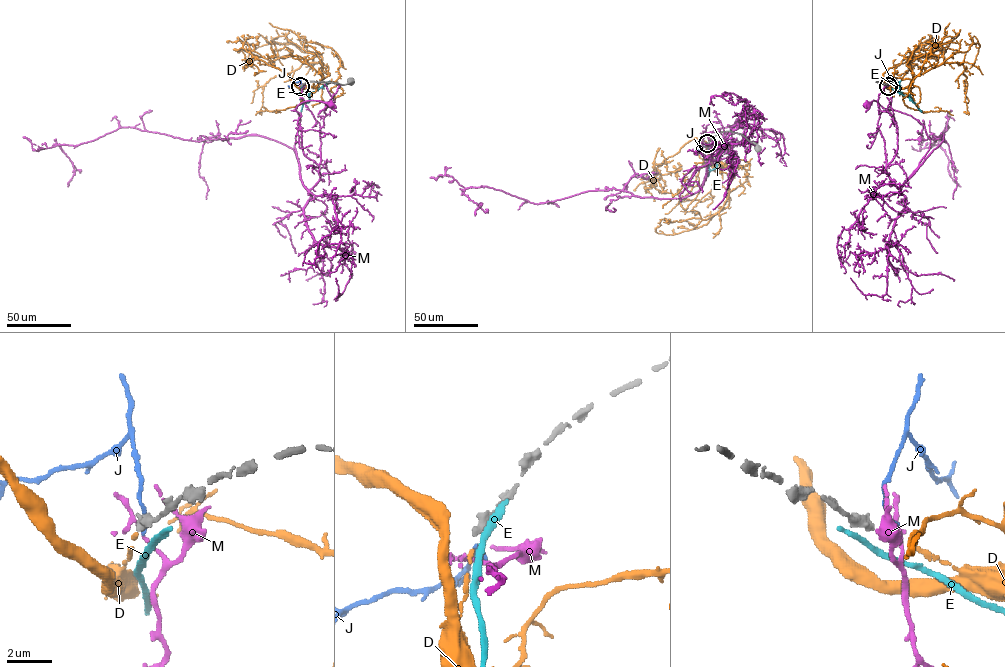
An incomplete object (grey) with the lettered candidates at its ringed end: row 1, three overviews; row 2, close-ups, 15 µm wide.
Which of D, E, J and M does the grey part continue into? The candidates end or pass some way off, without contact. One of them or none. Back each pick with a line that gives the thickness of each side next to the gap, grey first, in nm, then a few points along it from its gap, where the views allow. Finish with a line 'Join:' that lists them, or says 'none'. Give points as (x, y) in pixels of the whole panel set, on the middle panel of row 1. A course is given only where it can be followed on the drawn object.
D: 320/150 nm | via (707, 144), (707, 152), (735, 173), (728, 185), (729, 205), (699, 227), (666, 235), (655, 231), (661, 225)
Join: D

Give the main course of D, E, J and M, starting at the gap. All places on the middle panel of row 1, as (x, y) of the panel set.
D: (707, 144), (707, 152), (735, 173), (728, 185), (729, 205), (699, 227), (666, 235), (655, 231), (661, 225)
E: (708, 143), (710, 170), (716, 167), (715, 157), (720, 152), (731, 154), (734, 151)
J: (708, 144), (695, 153)
M: (707, 144), (728, 152), (726, 141), (708, 161), (702, 185), (707, 171), (703, 138), (738, 122)

